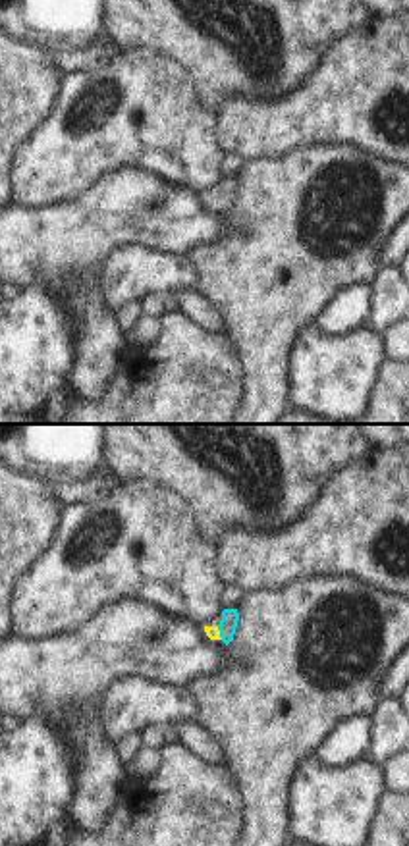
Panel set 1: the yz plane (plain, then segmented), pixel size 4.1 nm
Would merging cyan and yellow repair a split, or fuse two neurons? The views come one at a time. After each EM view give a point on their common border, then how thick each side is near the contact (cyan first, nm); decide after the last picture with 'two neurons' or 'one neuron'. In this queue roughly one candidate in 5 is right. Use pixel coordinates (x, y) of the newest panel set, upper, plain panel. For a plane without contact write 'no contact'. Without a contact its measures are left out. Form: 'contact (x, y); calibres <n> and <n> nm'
contact (220, 201); calibres 70 and 60 nm

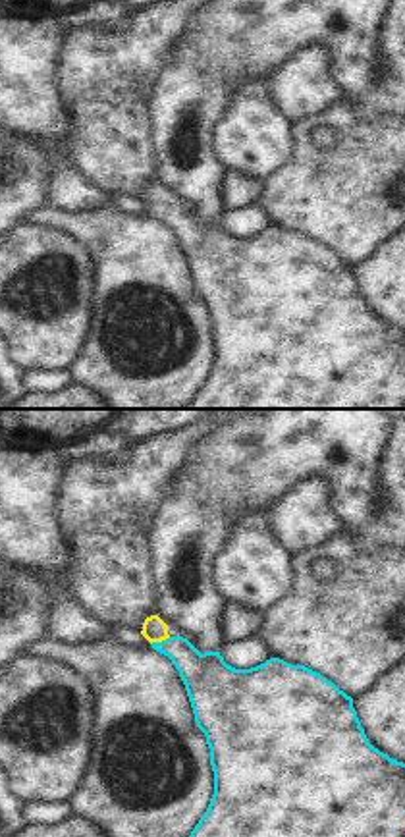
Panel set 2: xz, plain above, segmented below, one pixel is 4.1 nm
contact (162, 209); calibres 200 and 100 nm

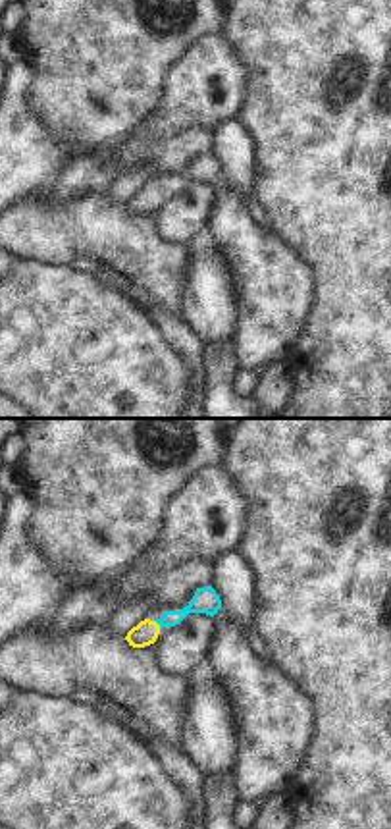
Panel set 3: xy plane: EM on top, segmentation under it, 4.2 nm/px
contact (158, 191); calibres 110 and 100 nm

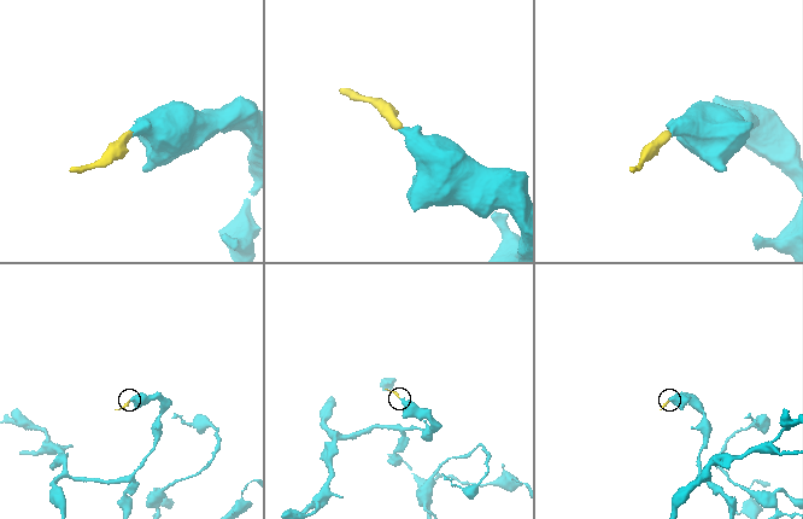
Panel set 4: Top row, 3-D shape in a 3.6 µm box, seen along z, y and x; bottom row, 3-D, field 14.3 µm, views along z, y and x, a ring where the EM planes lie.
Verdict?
one neuron

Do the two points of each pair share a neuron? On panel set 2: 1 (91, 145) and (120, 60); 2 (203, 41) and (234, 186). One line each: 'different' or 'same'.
1: same
2: different

